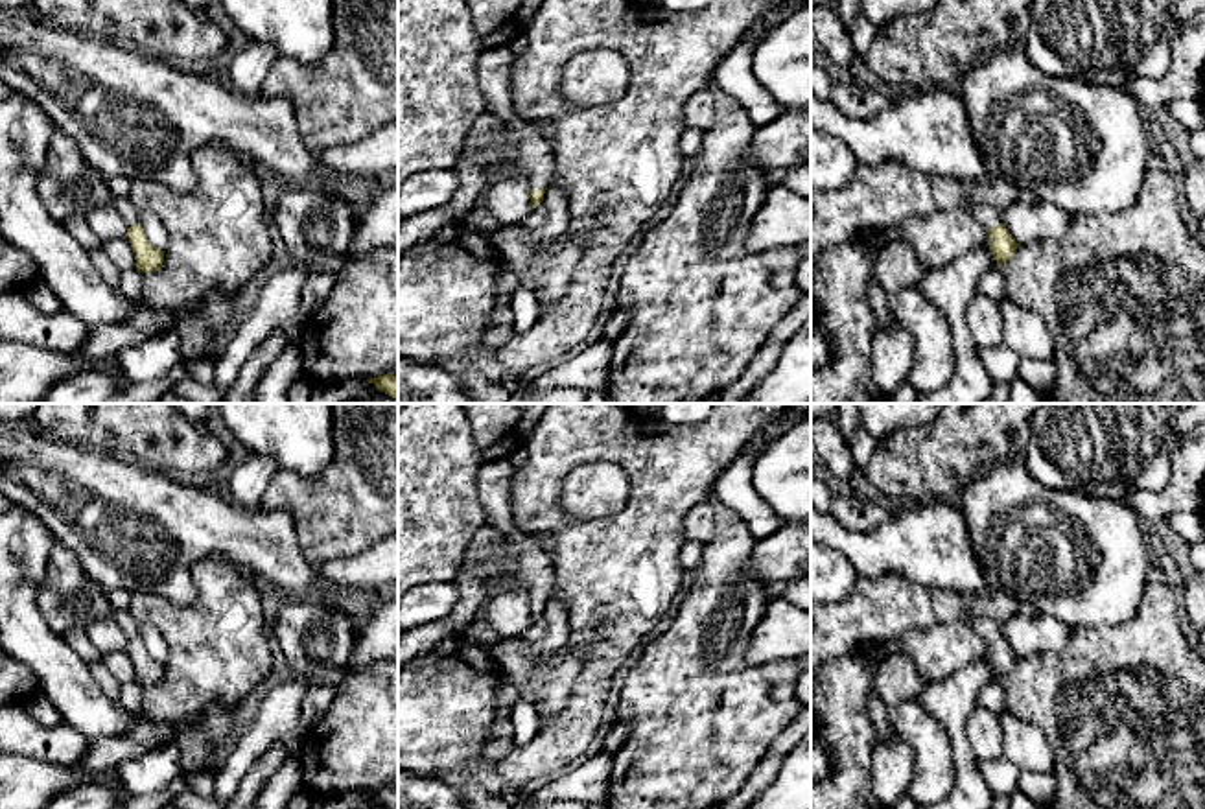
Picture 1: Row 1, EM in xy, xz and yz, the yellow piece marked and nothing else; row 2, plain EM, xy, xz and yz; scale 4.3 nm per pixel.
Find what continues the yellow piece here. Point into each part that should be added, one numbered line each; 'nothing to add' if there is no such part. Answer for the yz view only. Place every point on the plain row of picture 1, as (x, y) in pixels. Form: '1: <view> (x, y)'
1: yz (990, 629)

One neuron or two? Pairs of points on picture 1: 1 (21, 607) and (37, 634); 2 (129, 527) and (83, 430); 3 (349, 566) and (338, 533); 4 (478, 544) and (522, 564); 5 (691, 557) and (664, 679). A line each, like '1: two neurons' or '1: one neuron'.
1: one neuron
2: two neurons
3: two neurons
4: one neuron
5: two neurons

